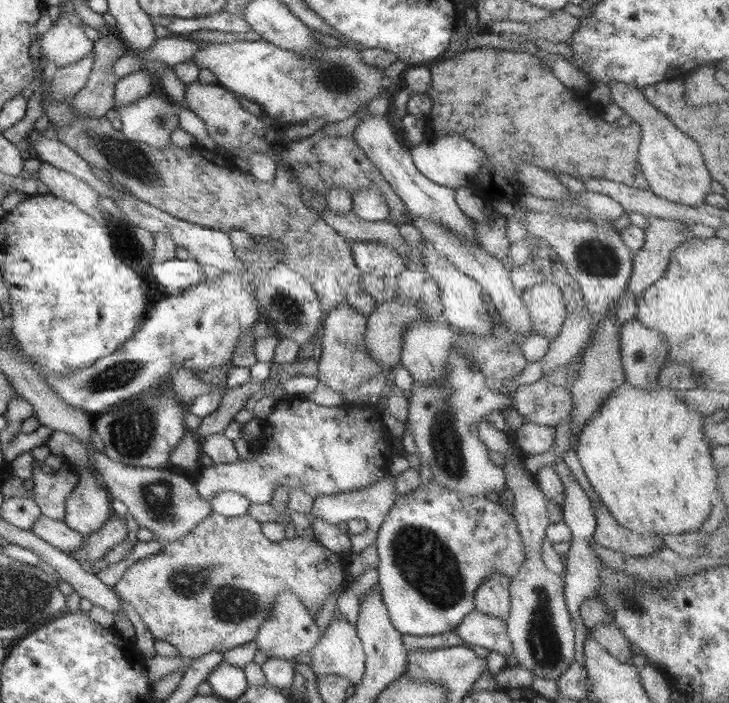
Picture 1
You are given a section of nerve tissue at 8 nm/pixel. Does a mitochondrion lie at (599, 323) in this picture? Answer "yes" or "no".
no

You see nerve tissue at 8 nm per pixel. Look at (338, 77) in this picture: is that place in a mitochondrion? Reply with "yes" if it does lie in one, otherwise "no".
yes

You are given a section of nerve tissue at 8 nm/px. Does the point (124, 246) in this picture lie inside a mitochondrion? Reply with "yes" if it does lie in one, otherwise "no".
yes

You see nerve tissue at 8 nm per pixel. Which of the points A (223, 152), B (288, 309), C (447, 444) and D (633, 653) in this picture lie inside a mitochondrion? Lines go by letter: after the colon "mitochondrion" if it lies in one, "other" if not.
A: other
B: mitochondrion
C: mitochondrion
D: other

